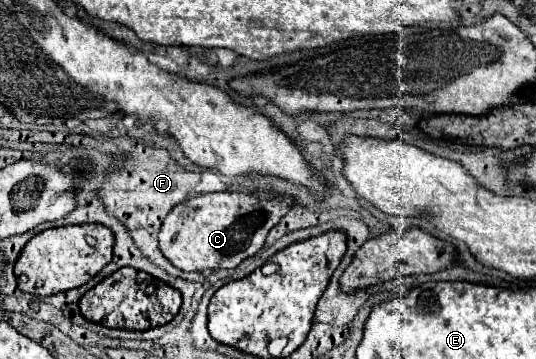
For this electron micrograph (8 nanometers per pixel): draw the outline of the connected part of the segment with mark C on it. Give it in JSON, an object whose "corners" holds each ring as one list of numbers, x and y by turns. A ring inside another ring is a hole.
{"corners":[[218,191,208,195,198,195,192,203,192,197,178,203,164,219,160,229,160,251,182,271,204,271,204,269,232,269,238,267,244,259,258,253,264,245,268,231,292,209,296,203,294,197,262,193,262,195,236,195,232,191]]}

